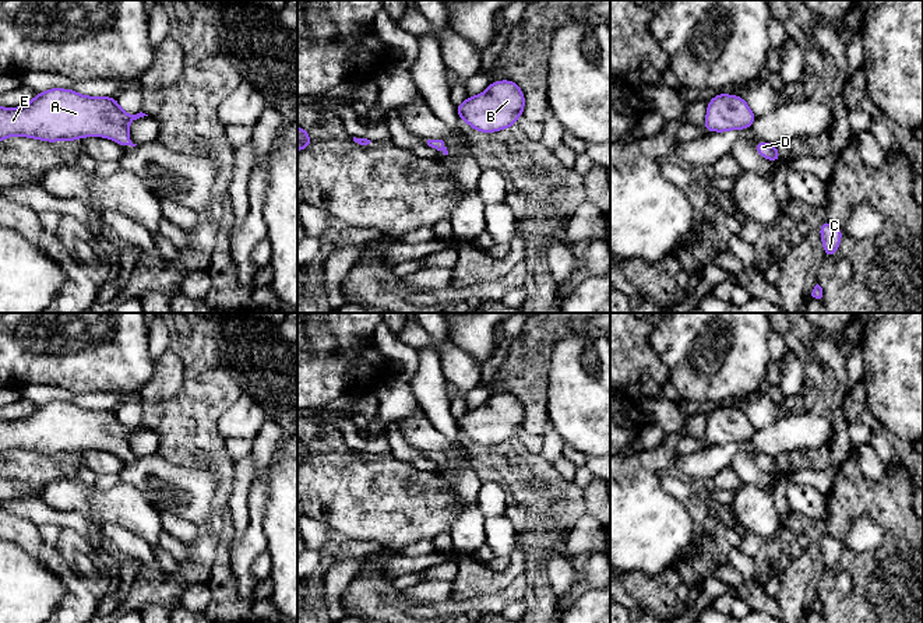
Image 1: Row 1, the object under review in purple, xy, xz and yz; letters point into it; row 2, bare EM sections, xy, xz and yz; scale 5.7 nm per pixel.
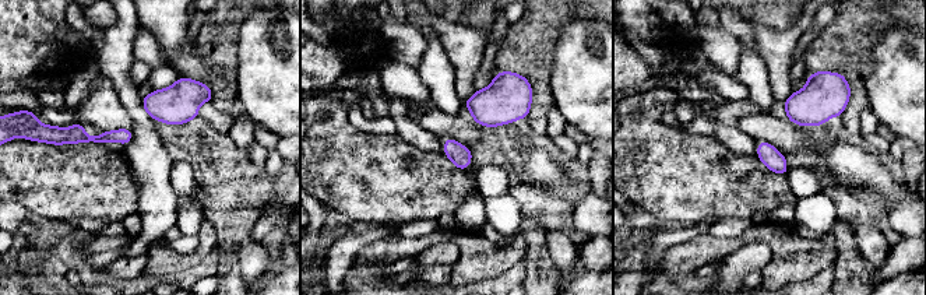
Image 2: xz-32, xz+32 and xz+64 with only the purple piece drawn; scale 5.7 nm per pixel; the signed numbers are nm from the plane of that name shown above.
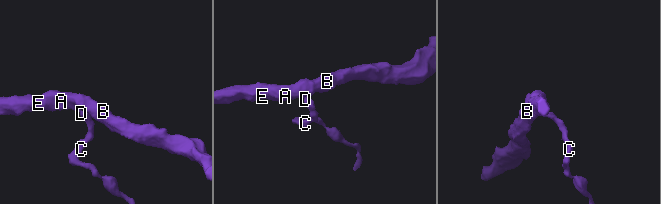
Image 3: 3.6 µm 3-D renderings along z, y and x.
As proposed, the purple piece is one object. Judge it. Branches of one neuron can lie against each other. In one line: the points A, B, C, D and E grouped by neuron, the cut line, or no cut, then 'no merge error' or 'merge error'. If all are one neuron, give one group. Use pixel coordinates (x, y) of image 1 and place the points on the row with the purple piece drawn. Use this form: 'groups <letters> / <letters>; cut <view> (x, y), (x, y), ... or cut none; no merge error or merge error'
groups A B C D E; cut none; no merge error

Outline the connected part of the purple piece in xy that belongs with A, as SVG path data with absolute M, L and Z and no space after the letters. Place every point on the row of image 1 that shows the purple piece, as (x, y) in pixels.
M52 88L20 108L0 106L0 141L13 135L47 142L106 137L121 147L135 147L128 135L128 124L144 116L148 115L126 113L116 98Z

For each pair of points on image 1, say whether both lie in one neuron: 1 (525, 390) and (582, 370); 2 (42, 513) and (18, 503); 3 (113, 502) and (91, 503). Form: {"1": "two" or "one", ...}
{"1": "two", "2": "one", "3": "one"}

